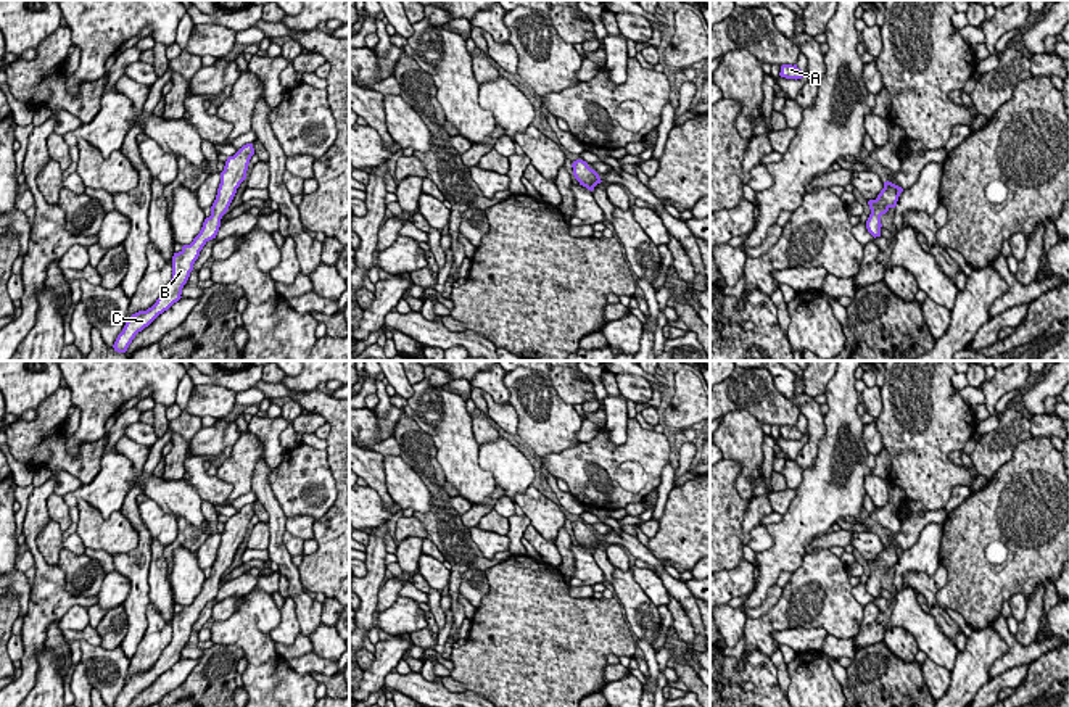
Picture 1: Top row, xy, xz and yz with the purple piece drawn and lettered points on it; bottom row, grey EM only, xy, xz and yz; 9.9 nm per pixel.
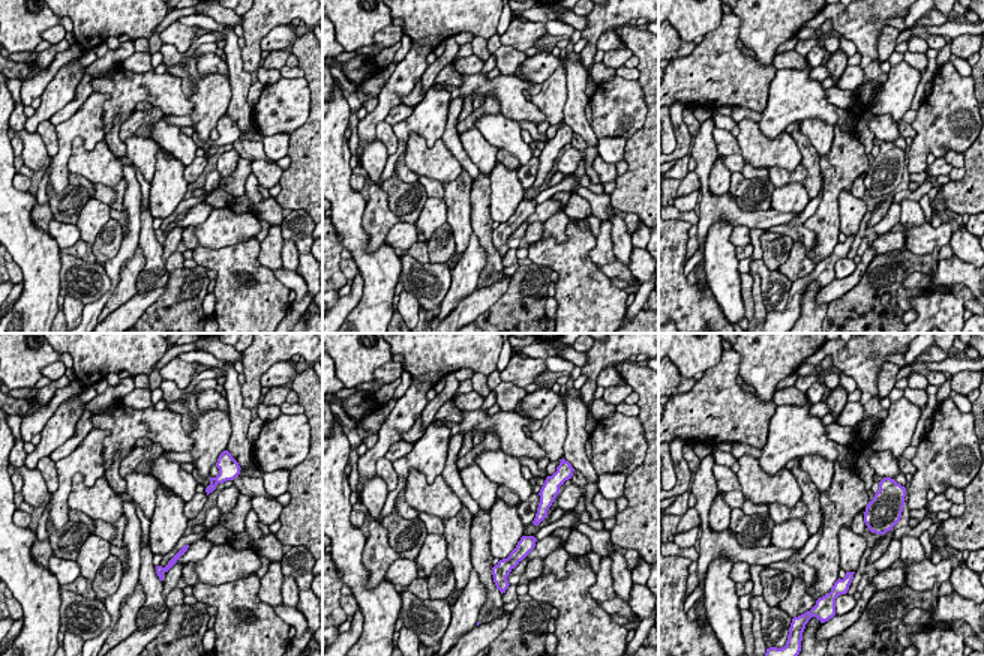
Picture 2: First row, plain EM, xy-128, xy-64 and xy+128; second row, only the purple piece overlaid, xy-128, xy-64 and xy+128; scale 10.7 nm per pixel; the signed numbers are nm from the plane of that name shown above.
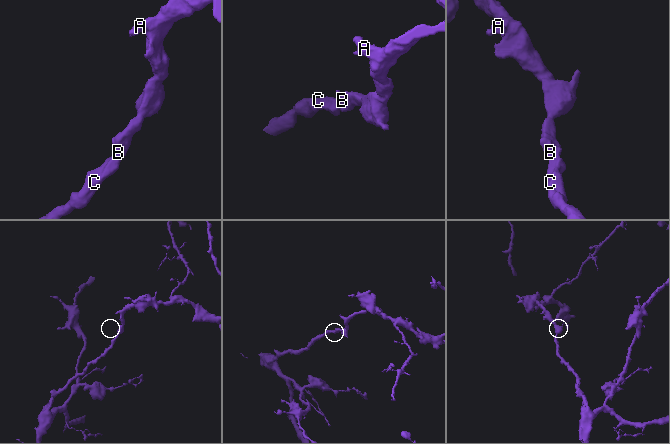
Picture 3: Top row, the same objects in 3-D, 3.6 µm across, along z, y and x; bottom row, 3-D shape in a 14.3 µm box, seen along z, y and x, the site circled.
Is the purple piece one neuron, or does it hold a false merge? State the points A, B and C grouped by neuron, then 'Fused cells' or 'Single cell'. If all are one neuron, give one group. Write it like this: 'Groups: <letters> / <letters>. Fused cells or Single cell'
Groups: A B C. Single cell

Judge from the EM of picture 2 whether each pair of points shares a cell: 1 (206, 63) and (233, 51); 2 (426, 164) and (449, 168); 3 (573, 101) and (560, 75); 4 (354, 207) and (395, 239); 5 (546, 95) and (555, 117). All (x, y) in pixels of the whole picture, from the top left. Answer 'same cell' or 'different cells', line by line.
1: different cells
2: same cell
3: different cells
4: different cells
5: same cell

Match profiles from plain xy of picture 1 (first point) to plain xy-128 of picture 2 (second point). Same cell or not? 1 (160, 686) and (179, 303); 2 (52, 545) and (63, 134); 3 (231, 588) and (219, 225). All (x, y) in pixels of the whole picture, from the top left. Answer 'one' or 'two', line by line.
1: two
2: two
3: two

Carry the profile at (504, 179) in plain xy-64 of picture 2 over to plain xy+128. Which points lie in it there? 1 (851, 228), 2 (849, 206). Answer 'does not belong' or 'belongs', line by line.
1: belongs
2: belongs

